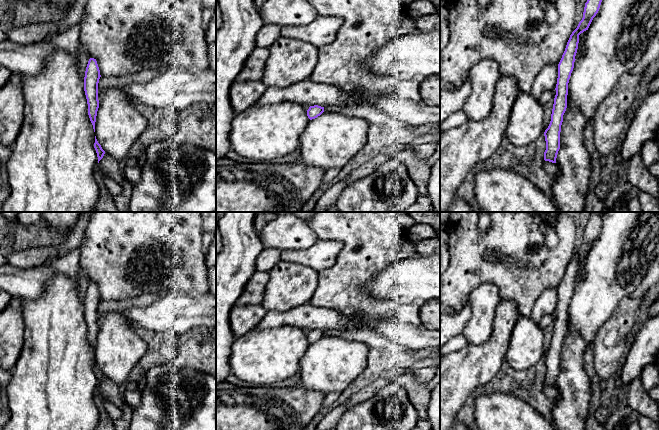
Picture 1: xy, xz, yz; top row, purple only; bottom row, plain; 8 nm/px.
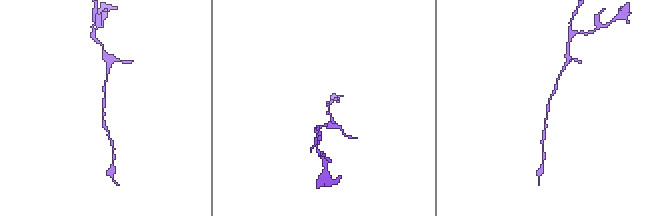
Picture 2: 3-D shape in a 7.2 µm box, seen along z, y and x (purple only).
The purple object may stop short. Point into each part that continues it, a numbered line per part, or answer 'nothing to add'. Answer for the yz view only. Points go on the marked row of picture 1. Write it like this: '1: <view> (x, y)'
nothing to add

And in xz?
nothing to add

